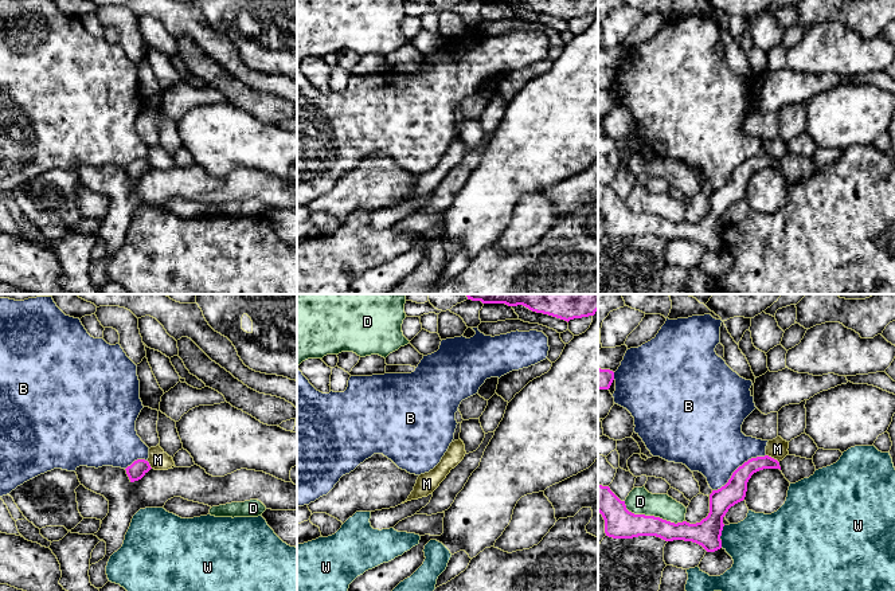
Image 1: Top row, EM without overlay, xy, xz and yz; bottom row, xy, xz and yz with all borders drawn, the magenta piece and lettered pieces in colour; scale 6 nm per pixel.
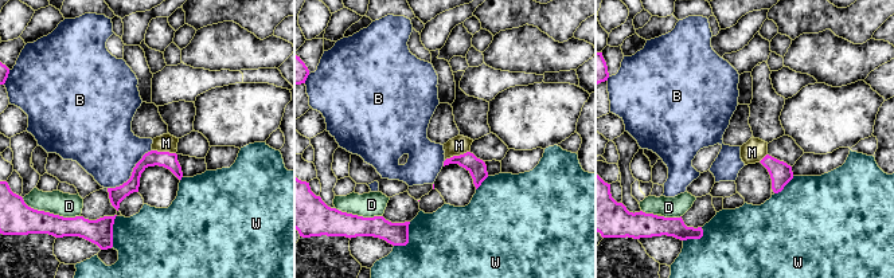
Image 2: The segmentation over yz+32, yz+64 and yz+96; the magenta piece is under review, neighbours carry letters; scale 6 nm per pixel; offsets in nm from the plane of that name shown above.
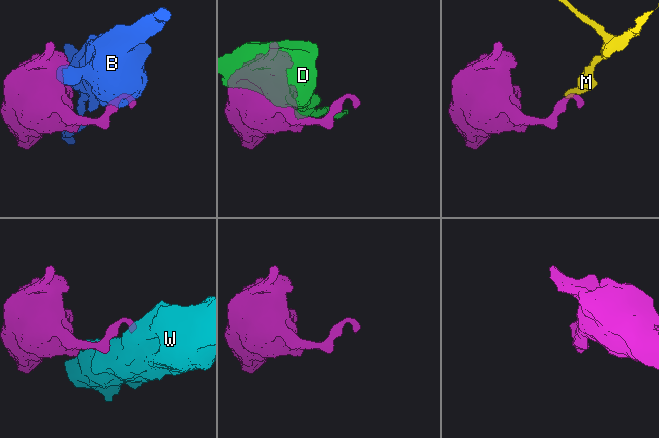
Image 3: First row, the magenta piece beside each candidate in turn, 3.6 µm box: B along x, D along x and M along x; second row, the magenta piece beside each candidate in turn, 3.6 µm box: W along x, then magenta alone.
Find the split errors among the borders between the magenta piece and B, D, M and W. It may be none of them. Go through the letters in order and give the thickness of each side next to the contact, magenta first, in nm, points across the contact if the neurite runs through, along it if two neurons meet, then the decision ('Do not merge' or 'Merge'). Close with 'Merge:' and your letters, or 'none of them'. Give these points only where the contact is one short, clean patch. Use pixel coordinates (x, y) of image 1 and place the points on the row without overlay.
B: Thickness 140 nm (magenta) against 400 nm. Do not merge
D: Thickness 180 nm (magenta) against 160 nm. Do not merge
M: Thickness 110 nm (magenta) against 120 nm. Boundary: yz (766, 153), (778, 161). Do not merge
W: Thickness 160 nm (magenta) against 380 nm. Do not merge
Merge: none of them

